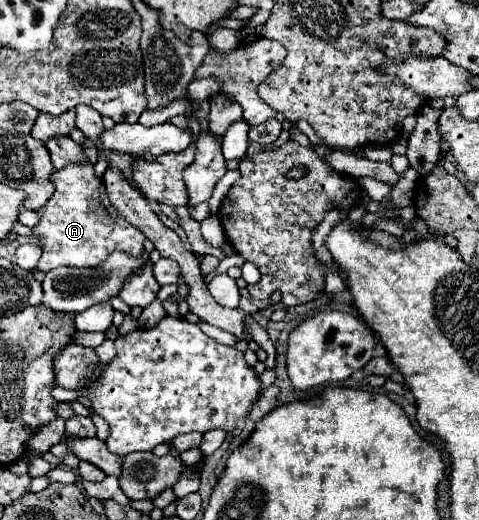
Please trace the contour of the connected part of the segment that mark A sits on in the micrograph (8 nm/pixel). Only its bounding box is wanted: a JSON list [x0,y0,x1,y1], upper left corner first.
[33,162,145,272]

